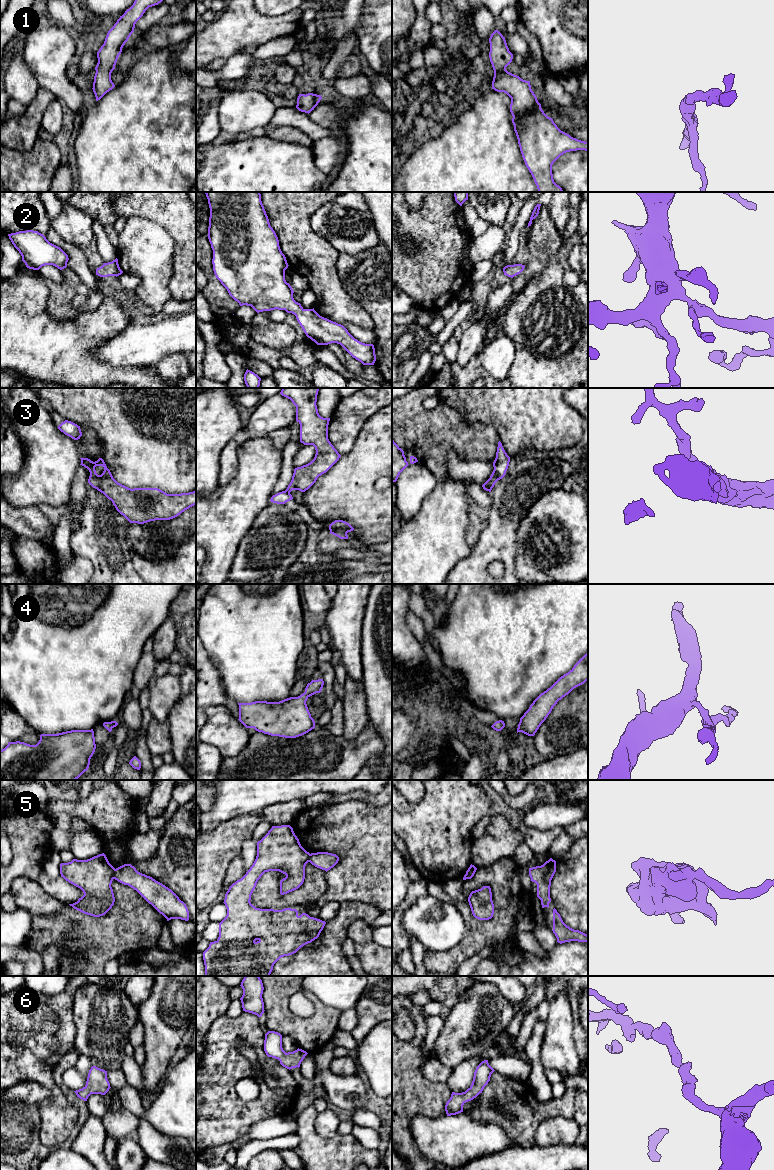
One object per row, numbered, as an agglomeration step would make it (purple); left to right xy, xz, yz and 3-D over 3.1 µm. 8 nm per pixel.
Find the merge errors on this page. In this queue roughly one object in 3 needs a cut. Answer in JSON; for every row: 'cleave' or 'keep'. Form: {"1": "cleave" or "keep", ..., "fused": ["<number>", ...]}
{"1": "keep", "2": "keep", "3": "cleave", "4": "keep", "5": "cleave", "6": "keep", "fused": ["3", "5"]}

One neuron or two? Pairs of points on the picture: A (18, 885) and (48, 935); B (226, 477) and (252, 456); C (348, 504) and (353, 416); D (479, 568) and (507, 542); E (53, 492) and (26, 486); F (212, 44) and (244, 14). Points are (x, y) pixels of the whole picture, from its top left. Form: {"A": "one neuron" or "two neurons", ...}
{"A": "two neurons", "B": "two neurons", "C": "two neurons", "D": "one neuron", "E": "one neuron", "F": "one neuron"}

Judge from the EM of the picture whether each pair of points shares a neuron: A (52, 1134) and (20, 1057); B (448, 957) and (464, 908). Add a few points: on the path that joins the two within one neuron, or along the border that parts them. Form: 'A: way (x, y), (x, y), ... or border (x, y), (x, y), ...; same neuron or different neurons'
A: way (54, 1114), (54, 1089), (40, 1075); same neuron
B: way (462, 949), (474, 937), (473, 922); same neuron

